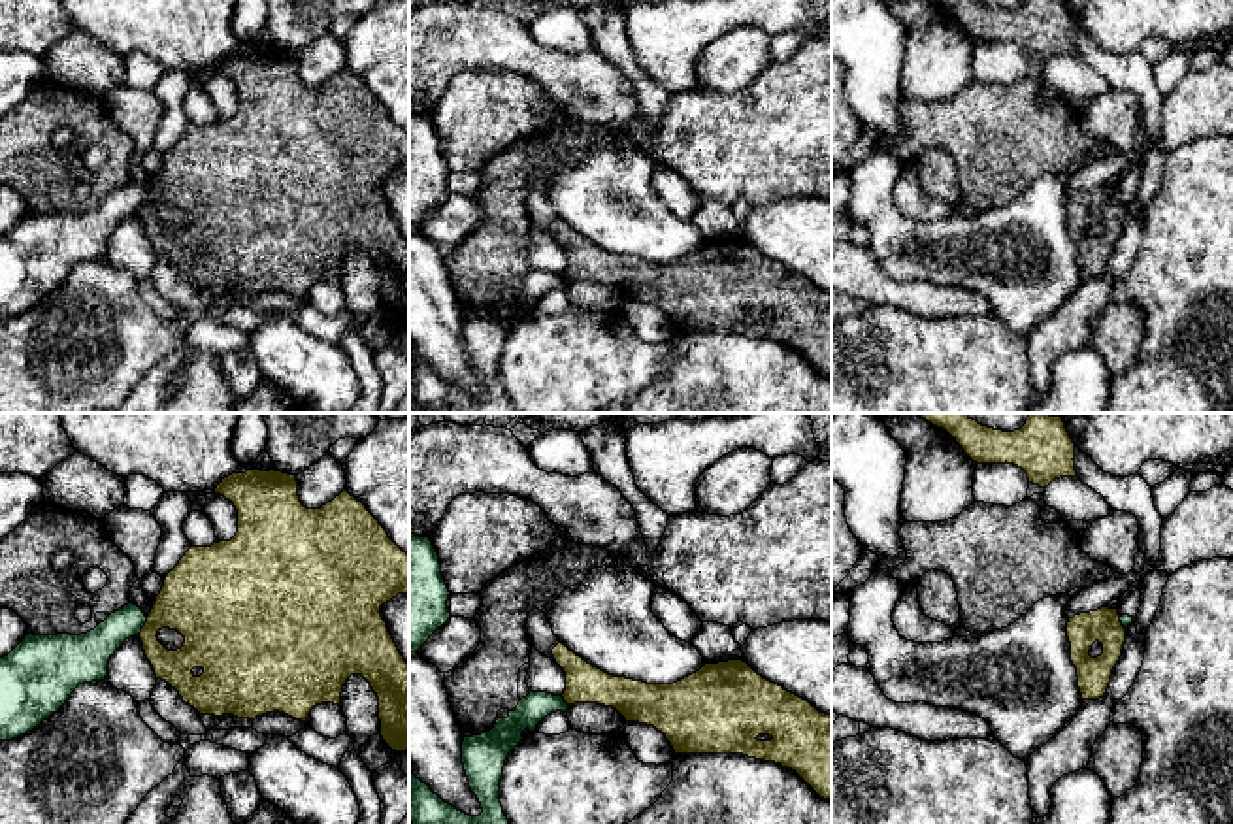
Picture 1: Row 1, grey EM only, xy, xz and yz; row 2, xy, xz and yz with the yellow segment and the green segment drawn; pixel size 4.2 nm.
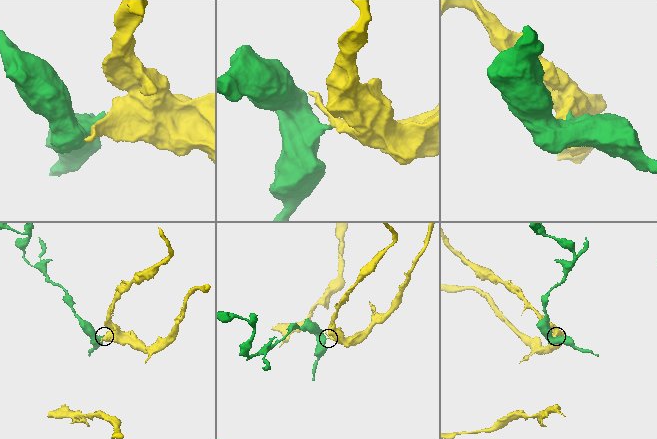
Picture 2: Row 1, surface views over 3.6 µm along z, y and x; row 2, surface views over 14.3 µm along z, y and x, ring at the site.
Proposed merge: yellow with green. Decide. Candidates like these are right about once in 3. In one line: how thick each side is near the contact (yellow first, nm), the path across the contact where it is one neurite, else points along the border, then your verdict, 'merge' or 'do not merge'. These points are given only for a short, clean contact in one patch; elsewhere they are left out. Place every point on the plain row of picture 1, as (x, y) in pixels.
300 nm thick on the yellow side, 170 nm on the other; border along xy (147, 195), (136, 212); do not merge

